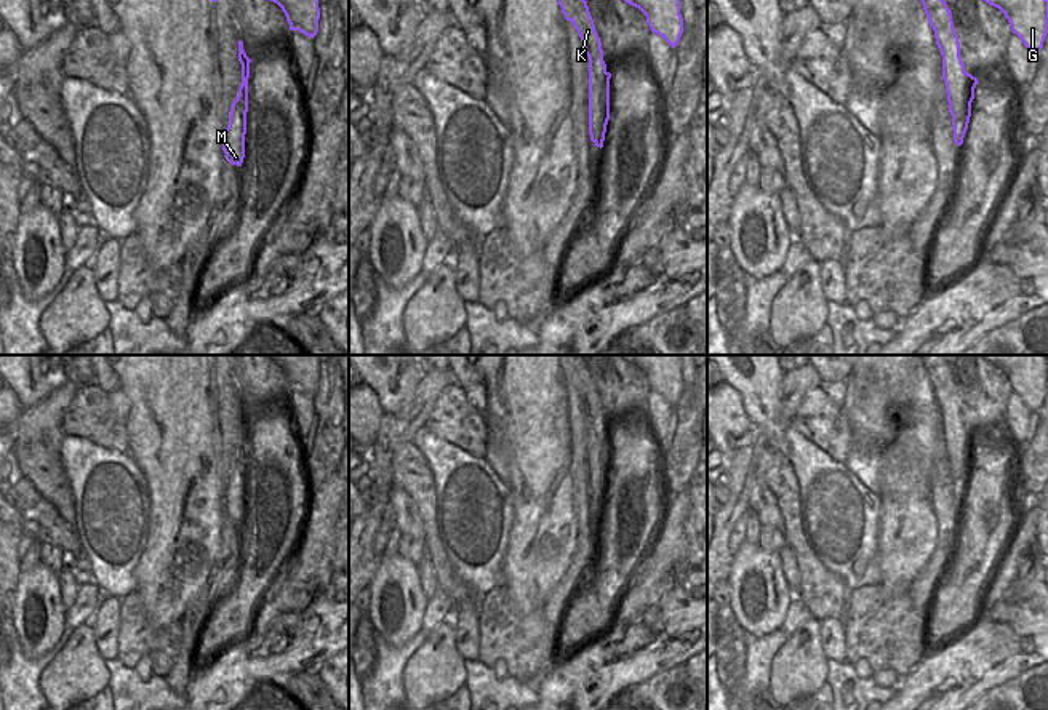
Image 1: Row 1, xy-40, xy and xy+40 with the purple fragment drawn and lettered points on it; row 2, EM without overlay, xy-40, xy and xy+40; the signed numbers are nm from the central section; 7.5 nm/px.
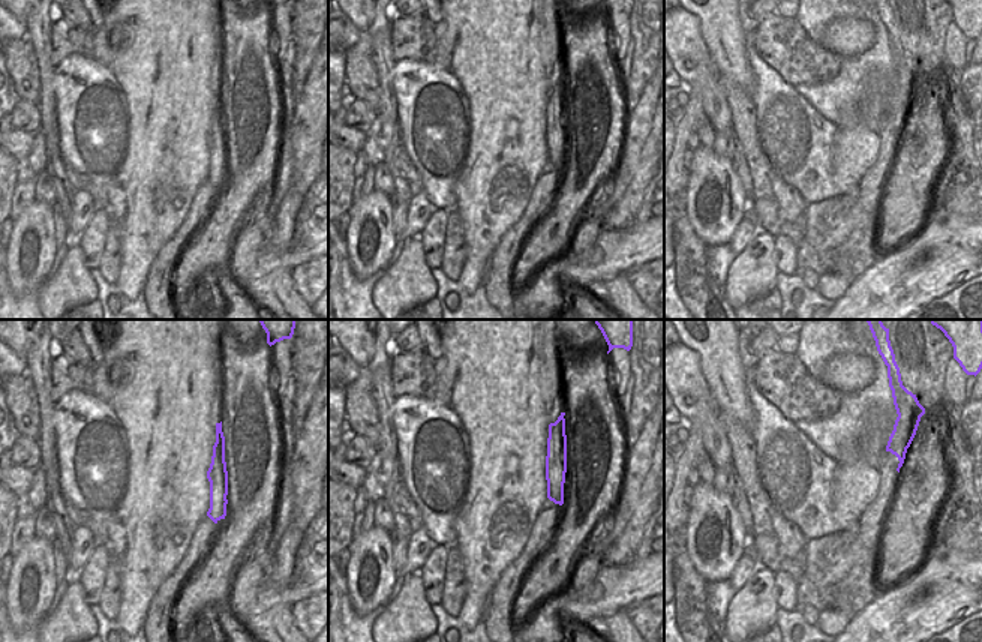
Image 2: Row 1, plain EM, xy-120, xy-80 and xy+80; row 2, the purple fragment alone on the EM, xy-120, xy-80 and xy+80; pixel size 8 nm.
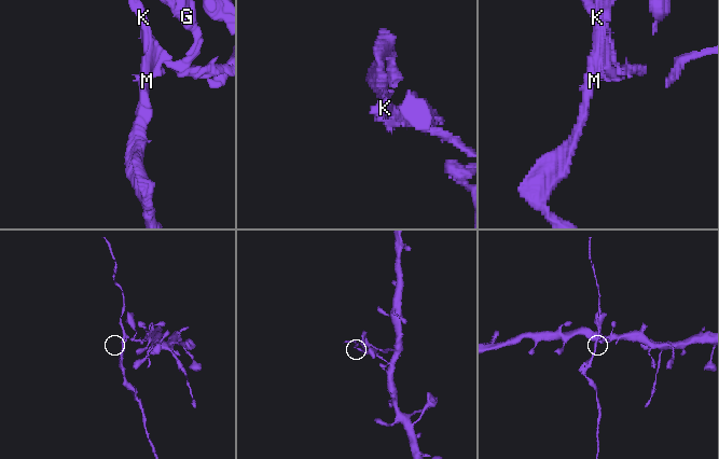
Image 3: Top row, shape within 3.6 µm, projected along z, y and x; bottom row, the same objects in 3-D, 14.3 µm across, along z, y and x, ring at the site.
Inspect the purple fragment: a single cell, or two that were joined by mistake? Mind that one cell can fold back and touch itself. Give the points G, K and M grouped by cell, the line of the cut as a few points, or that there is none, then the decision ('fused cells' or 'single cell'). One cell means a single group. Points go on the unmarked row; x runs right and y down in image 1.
G / K M | xy+40 (967, 430), (962, 446), (964, 478), (960, 502) | fused cells

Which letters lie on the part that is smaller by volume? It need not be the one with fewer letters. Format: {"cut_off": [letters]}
{"cut_off": ["K", "M"]}

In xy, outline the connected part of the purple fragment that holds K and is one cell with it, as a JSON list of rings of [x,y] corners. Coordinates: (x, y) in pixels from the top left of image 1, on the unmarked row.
[[[558,355],[566,379],[578,389],[584,411],[589,416],[589,493],[597,505],[603,505],[610,465],[603,462],[603,448],[610,445],[611,432],[603,419],[600,395],[595,389],[587,360],[582,355]]]

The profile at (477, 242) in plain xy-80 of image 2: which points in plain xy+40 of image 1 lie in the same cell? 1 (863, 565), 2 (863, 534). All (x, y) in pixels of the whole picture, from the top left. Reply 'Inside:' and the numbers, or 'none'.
Inside: none

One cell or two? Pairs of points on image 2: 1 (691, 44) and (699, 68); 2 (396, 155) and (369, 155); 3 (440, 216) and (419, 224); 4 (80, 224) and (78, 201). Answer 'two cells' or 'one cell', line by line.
1: one cell
2: two cells
3: two cells
4: one cell

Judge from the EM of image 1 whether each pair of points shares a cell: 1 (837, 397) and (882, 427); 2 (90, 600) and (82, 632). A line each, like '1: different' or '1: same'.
1: different
2: different

